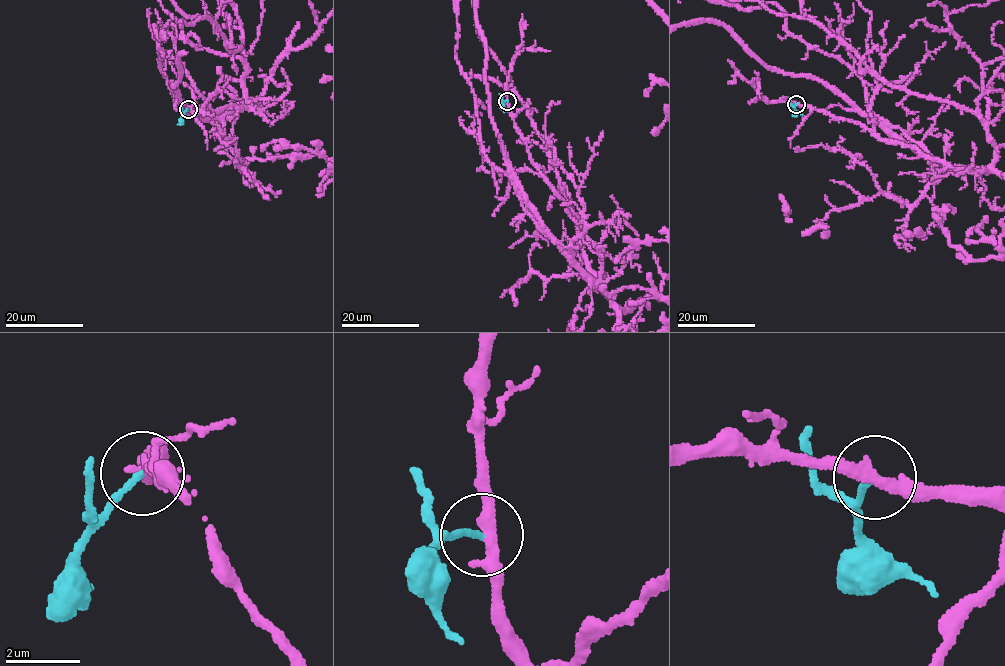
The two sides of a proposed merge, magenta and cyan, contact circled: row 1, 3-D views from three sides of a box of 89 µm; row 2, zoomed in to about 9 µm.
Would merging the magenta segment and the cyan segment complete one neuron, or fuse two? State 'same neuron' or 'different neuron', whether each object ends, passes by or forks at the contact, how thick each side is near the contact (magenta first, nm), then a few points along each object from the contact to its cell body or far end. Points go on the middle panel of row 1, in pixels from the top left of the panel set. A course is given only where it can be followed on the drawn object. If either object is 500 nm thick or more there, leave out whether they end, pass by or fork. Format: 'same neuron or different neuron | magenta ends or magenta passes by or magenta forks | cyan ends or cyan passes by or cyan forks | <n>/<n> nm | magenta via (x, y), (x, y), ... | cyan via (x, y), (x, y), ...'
different neuron | magenta passes by | cyan ends | 320/160 nm | magenta via (507, 100), (529, 158), (597, 251), (597, 281), (543, 230), (485, 155), (472, 86), (456, 60) | cyan via (507, 100), (501, 102), (504, 112)

